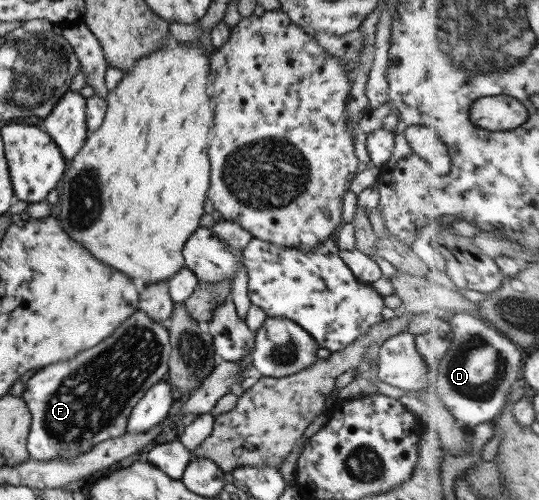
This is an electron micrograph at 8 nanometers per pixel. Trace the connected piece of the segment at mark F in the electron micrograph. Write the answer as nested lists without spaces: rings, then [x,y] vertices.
[[[134,311],[120,326],[102,342],[92,348],[78,352],[76,356],[48,364],[38,369],[24,385],[19,395],[31,413],[31,426],[26,441],[26,452],[32,460],[55,460],[66,458],[74,460],[76,456],[88,452],[94,444],[118,438],[126,432],[126,423],[132,407],[141,396],[167,373],[167,358],[171,346],[167,328],[152,322],[144,312]]]

